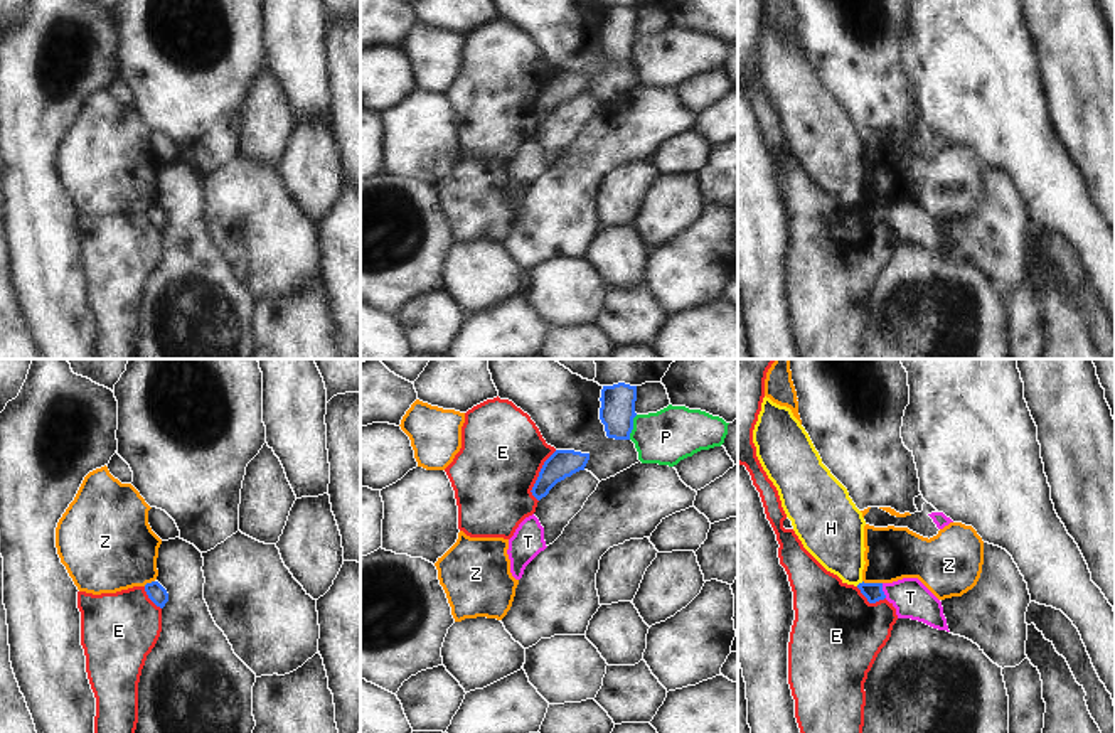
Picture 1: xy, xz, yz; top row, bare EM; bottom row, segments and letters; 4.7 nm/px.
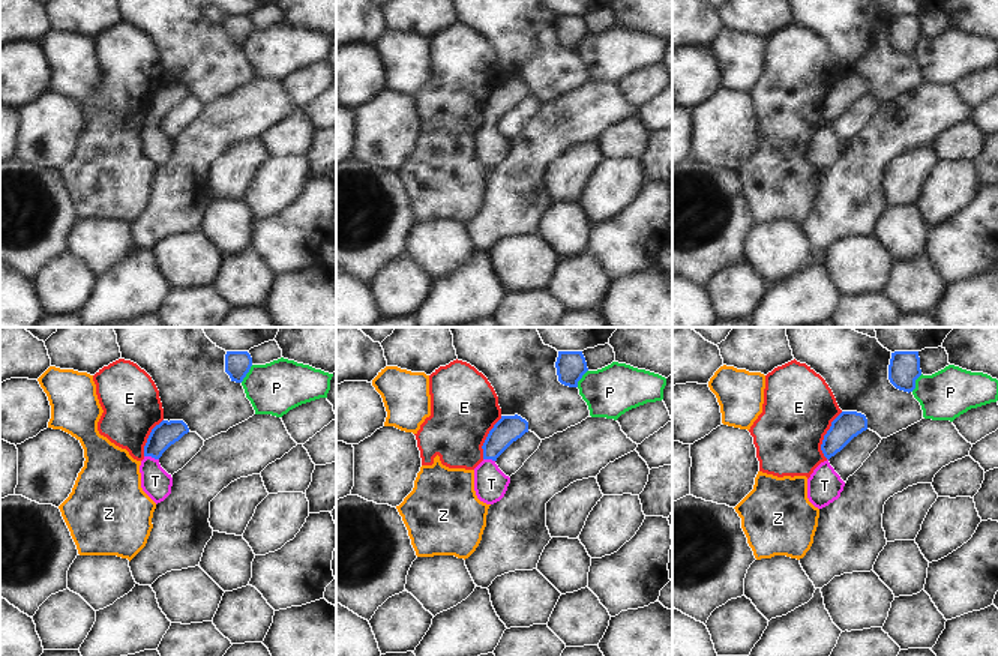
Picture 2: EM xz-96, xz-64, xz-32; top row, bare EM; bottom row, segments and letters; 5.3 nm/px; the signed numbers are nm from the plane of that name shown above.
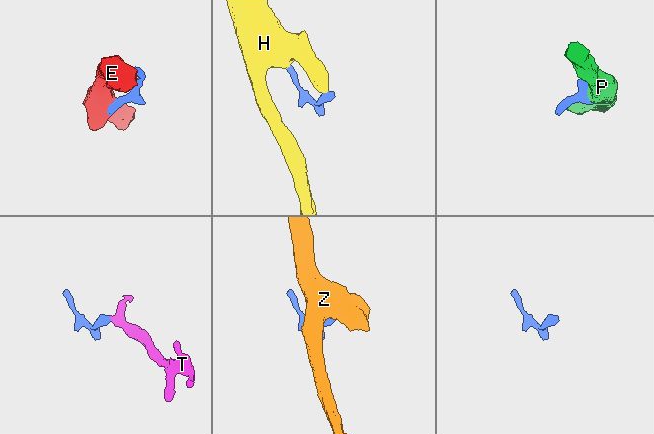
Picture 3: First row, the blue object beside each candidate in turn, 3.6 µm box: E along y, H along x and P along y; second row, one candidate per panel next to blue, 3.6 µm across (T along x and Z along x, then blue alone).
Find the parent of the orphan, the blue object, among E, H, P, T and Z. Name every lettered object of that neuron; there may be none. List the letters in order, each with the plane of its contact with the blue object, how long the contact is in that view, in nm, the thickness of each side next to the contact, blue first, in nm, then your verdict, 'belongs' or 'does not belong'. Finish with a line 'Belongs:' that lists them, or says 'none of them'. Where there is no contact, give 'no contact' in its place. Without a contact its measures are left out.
E: meets blue in xz; contact 260 nm long; 140 nm thick on the blue side, 400 nm on the other; does not belong
H: meets blue in yz; contact 40 nm long; 90 nm thick on the blue side, 280 nm on the other; does not belong
P: meets blue in xz; contact 130 nm long; 170 nm thick on the blue side, 260 nm on the other; does not belong
T: meets blue in yz; contact 80 nm long; 90 nm thick on the blue side, 180 nm on the other; belongs
Z: meets blue in yz; contact 100 nm long; 90 nm thick on the blue side, 260 nm on the other; does not belong
Belongs: T

